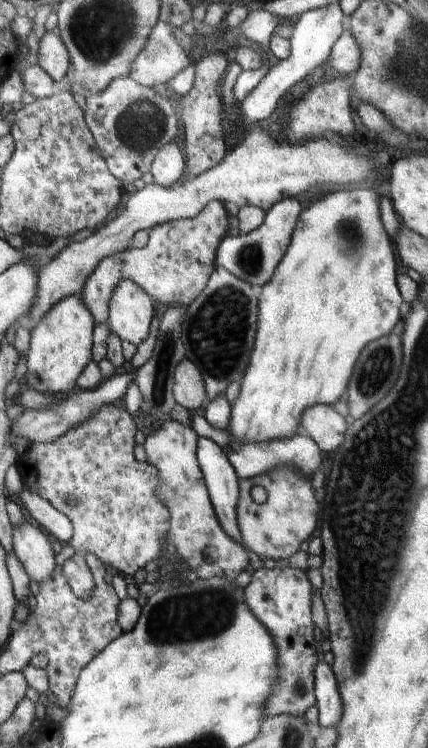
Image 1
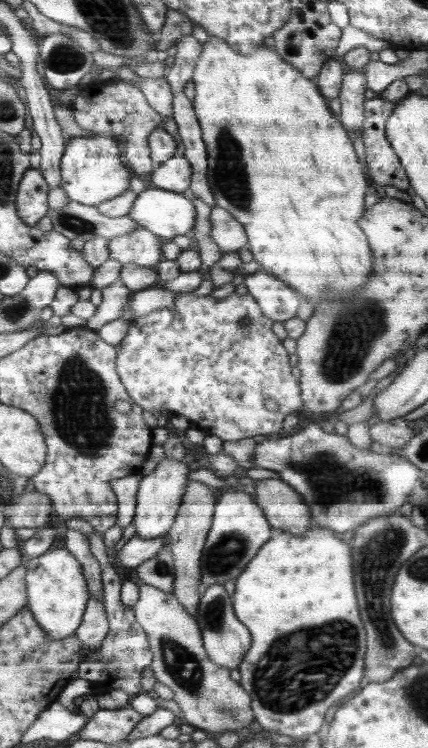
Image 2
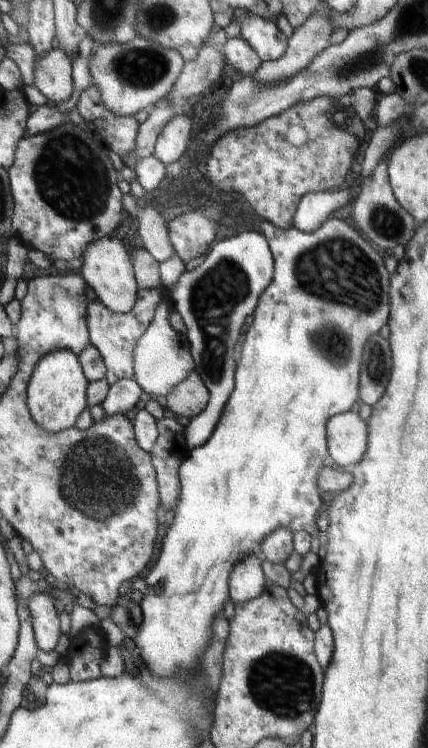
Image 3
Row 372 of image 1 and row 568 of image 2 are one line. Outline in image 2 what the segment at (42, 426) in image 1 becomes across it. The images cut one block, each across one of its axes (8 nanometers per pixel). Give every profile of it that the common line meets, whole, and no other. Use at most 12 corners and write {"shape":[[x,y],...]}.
{"shape":[[134,535],[112,556],[118,566],[136,569],[168,542]]}

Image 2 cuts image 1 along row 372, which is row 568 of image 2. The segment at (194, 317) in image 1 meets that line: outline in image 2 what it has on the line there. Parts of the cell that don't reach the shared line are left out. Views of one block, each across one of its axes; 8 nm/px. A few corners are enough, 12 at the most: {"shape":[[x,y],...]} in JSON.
{"shape":[[244,491],[218,499],[201,554],[201,595],[239,578],[271,539]]}

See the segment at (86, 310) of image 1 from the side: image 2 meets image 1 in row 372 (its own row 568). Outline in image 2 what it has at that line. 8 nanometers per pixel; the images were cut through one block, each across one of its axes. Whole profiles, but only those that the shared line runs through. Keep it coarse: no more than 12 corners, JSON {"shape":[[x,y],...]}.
{"shape":[[68,546],[27,561],[29,609],[54,641],[78,633],[93,592]]}

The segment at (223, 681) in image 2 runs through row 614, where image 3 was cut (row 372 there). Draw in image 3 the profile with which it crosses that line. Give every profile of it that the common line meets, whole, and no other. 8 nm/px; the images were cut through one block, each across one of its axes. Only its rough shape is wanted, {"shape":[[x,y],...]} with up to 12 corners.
{"shape":[[161,301],[134,353],[147,398],[167,396],[195,369],[189,339]]}

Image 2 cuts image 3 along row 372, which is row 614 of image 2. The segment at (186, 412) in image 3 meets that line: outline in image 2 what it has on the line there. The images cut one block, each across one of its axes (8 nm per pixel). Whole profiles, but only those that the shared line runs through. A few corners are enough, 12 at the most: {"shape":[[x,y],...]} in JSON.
{"shape":[[186,489],[168,532],[177,567],[172,595],[197,619],[201,554],[214,492]]}

